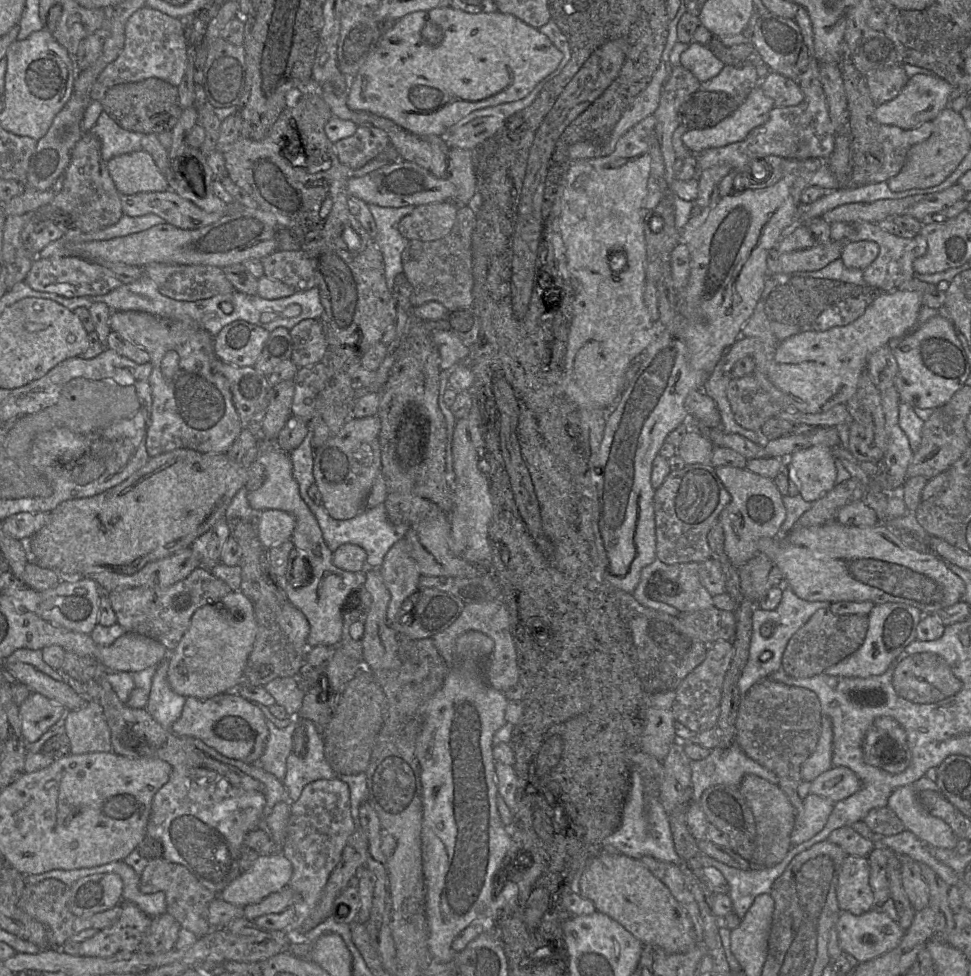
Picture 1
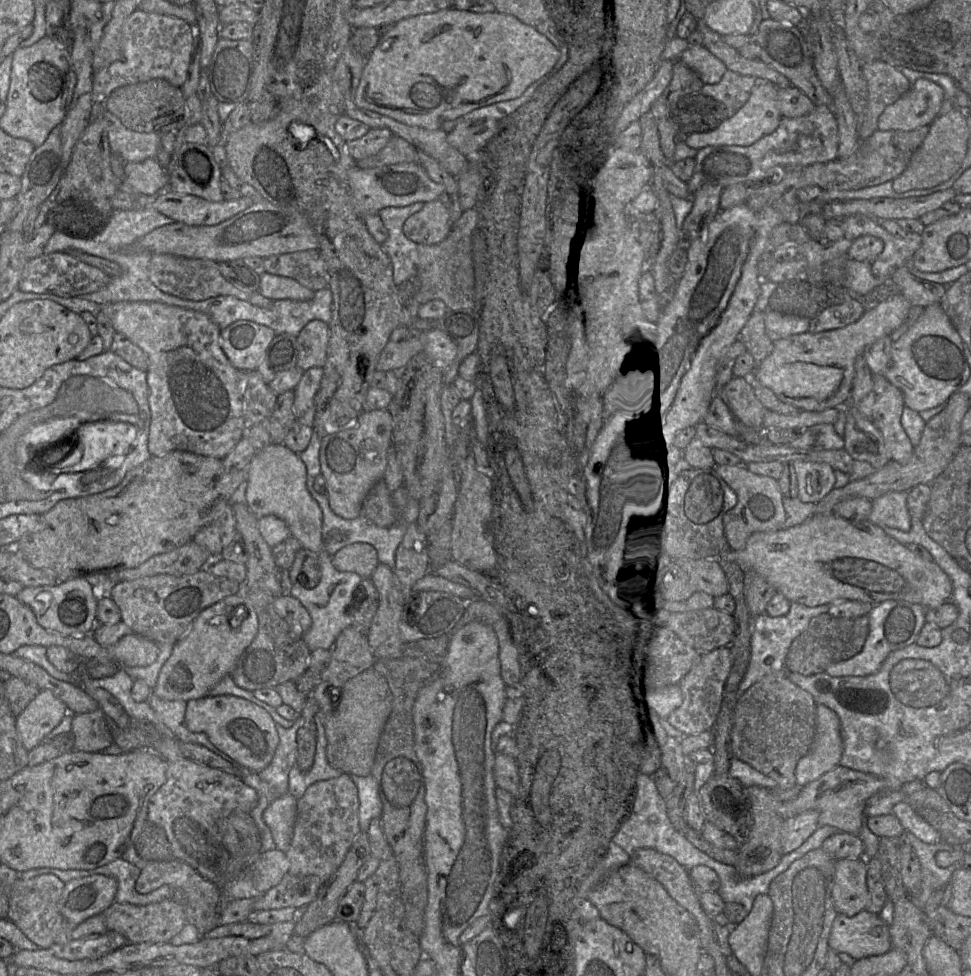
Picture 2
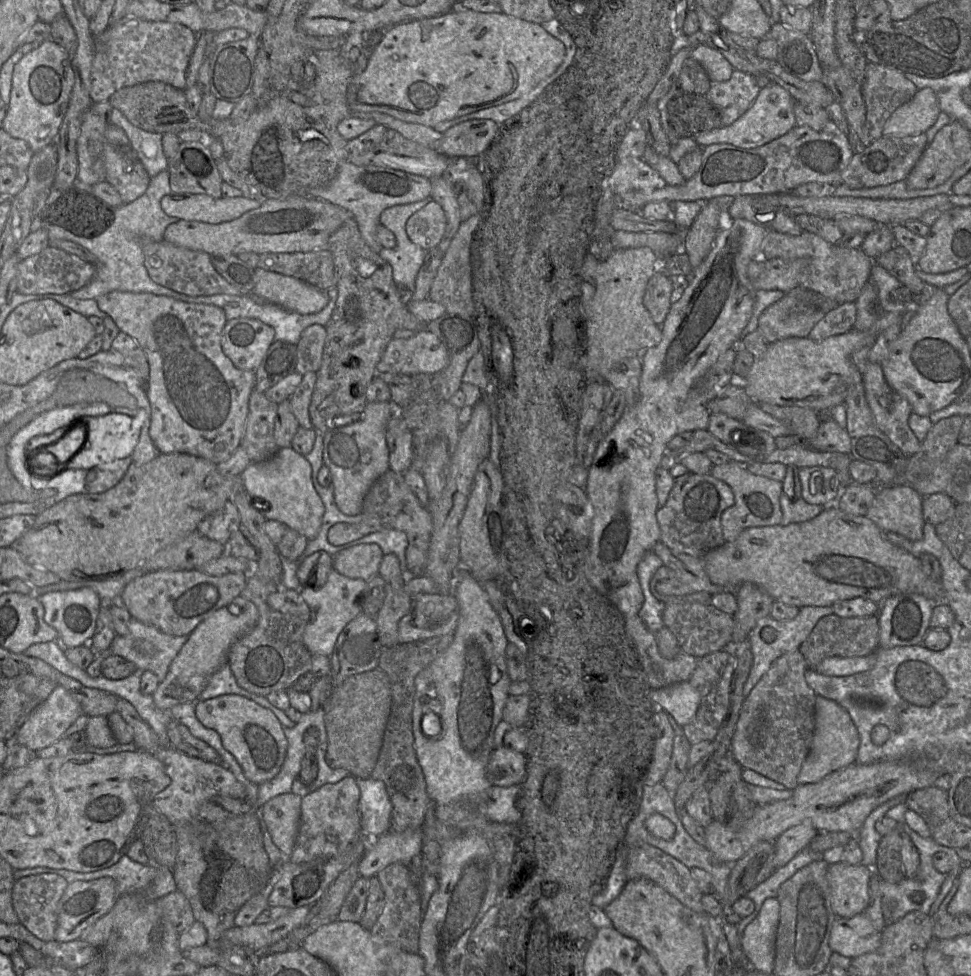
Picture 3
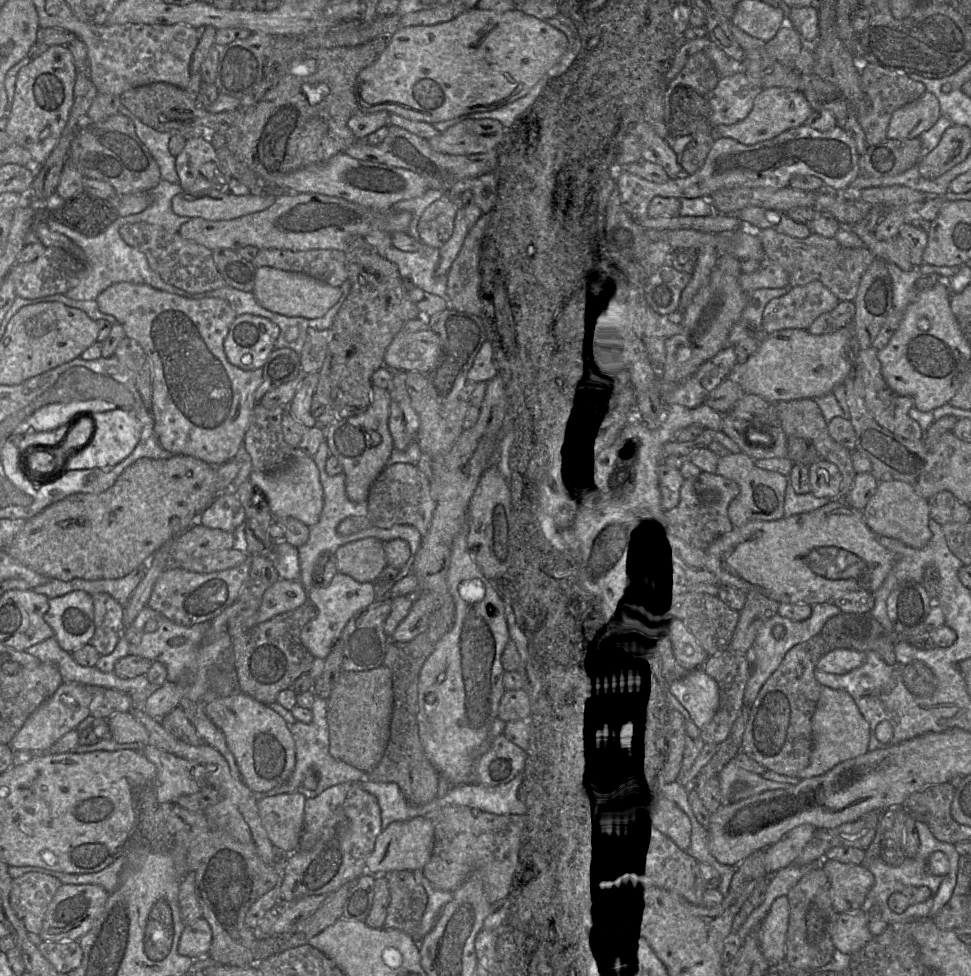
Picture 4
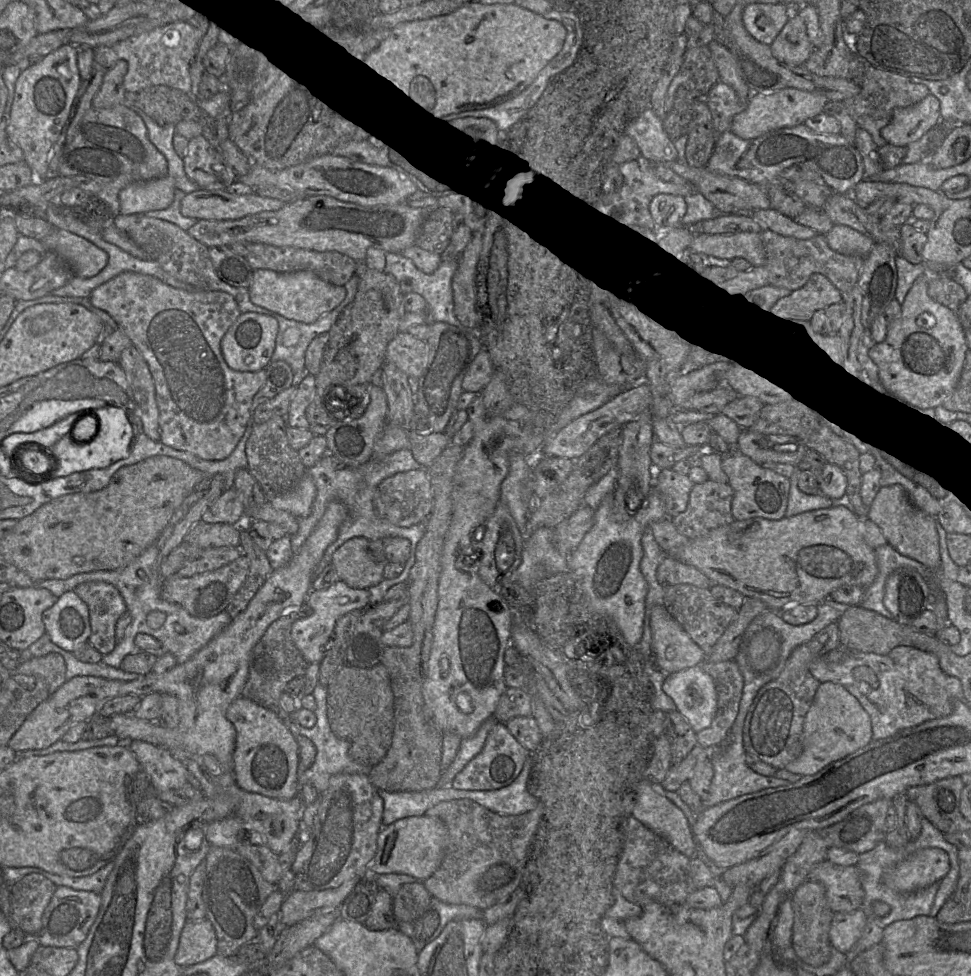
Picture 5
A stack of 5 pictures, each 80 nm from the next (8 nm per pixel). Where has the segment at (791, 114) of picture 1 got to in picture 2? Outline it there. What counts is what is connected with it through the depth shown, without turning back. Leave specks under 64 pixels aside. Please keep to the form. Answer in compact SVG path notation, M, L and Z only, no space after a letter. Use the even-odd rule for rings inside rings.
M827 106L815 109L801 117L782 117L777 129L744 147L737 145L706 146L695 155L695 168L688 180L688 191L693 196L703 185L726 188L735 184L777 184L785 176L786 169L808 166L836 160L838 150L838 127L835 116Z

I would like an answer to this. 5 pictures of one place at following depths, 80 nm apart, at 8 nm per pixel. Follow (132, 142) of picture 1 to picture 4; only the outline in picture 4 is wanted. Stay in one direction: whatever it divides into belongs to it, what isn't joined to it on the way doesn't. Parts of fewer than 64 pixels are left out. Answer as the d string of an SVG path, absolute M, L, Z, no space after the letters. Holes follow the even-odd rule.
M123 105L118 107L118 113L132 120L138 138L148 148L159 166L161 179L178 184L179 178L175 167L175 157L169 152L168 148L169 140L173 133L160 132L147 126Z

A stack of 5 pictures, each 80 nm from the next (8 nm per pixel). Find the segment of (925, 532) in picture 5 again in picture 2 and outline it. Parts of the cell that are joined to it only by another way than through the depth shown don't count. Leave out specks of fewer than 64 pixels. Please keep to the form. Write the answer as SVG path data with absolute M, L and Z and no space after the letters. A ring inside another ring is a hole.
M889 492L872 500L868 521L882 527L907 532L911 528L911 516L907 509L907 492Z

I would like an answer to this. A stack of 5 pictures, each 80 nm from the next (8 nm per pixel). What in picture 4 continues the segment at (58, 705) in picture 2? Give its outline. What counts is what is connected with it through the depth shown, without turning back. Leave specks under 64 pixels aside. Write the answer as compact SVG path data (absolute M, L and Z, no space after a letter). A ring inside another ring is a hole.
M73 681L62 683L56 692L31 714L15 734L9 743L11 748L14 751L48 751L62 736L76 729L78 724L90 715L89 706L96 692L98 692L96 686Z

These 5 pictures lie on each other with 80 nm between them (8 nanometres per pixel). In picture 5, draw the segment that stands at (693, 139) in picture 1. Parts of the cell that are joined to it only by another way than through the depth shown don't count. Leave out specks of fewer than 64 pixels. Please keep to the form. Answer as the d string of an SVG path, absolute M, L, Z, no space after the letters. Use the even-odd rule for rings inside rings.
M783 88L770 94L752 95L746 109L733 117L729 130L739 138L755 139L772 130L805 123L809 118L823 113L828 101L824 95L796 88Z

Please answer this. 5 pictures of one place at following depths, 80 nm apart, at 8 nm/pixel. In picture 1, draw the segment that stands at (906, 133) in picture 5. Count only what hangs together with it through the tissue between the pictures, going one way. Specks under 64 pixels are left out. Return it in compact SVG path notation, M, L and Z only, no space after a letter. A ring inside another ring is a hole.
M916 74L908 79L901 92L892 100L875 106L874 116L879 125L892 125L901 129L913 129L933 121L949 105L952 86L936 75Z

